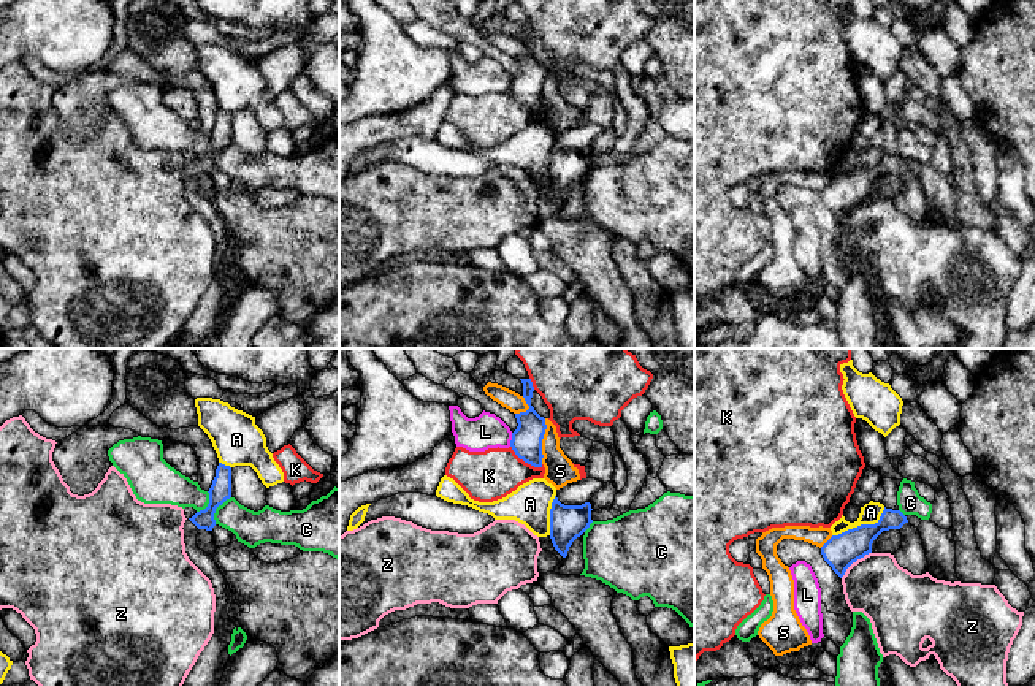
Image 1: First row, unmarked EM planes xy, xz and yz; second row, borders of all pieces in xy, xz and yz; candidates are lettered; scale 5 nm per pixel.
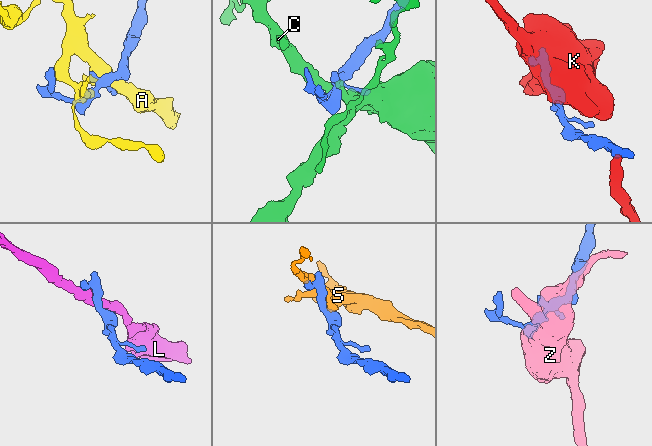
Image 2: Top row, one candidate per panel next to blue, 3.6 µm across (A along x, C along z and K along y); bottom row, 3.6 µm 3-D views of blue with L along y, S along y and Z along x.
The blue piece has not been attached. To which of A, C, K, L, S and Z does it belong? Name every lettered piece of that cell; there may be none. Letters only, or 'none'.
none

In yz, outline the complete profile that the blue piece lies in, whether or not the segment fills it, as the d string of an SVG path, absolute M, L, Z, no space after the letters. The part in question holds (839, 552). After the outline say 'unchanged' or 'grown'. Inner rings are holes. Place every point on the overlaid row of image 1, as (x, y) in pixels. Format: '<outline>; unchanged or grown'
M886 509L875 524L861 524L838 535L832 535L823 547L821 555L832 570L842 578L846 569L872 553L873 540L889 529L899 529L902 545L894 553L897 564L913 575L929 572L924 543L918 528L911 526L900 510Z; grown

